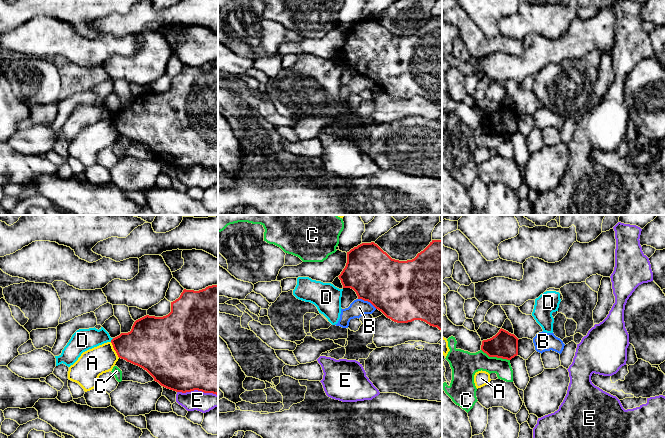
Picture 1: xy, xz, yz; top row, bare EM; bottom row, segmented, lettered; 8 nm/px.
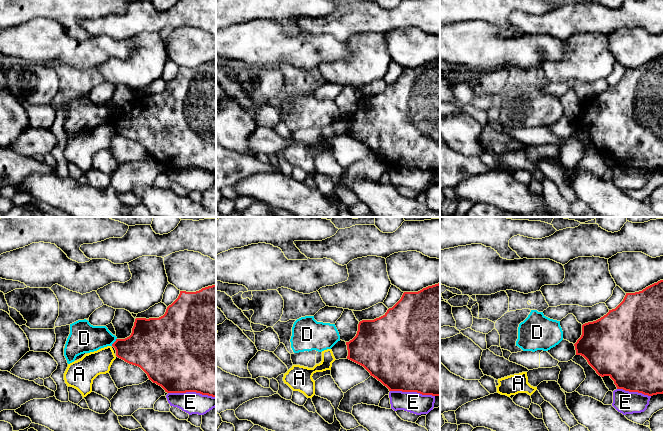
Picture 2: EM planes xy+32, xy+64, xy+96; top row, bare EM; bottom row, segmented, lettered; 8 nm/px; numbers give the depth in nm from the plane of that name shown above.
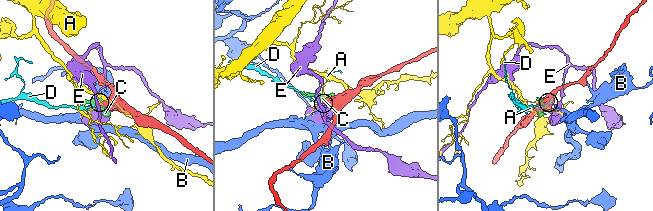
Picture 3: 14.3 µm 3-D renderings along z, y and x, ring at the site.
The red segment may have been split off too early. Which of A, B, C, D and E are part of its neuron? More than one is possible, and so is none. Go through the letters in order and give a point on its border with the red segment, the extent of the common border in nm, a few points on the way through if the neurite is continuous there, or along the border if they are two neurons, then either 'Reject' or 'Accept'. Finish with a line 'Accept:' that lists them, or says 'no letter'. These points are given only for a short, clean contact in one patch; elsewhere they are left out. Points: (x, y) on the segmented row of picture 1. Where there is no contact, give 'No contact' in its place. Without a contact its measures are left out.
A: Touches red at xy (114, 349). Shared border 150 nm. Reject
B: Touches red at xz (367, 300). Shared border 170 nm. Reject
C: Touches red at yz (495, 356). Shared border 240 nm. Boundary: yz (481, 349), (489, 356), (509, 360). Reject
D: Touches red at xy (111, 340). Shared border 40 nm. Boundary: xy (113, 338), (110, 341). Reject
E: Touches red at xy (197, 389). Shared border 320 nm. Reject
Accept: no letter

